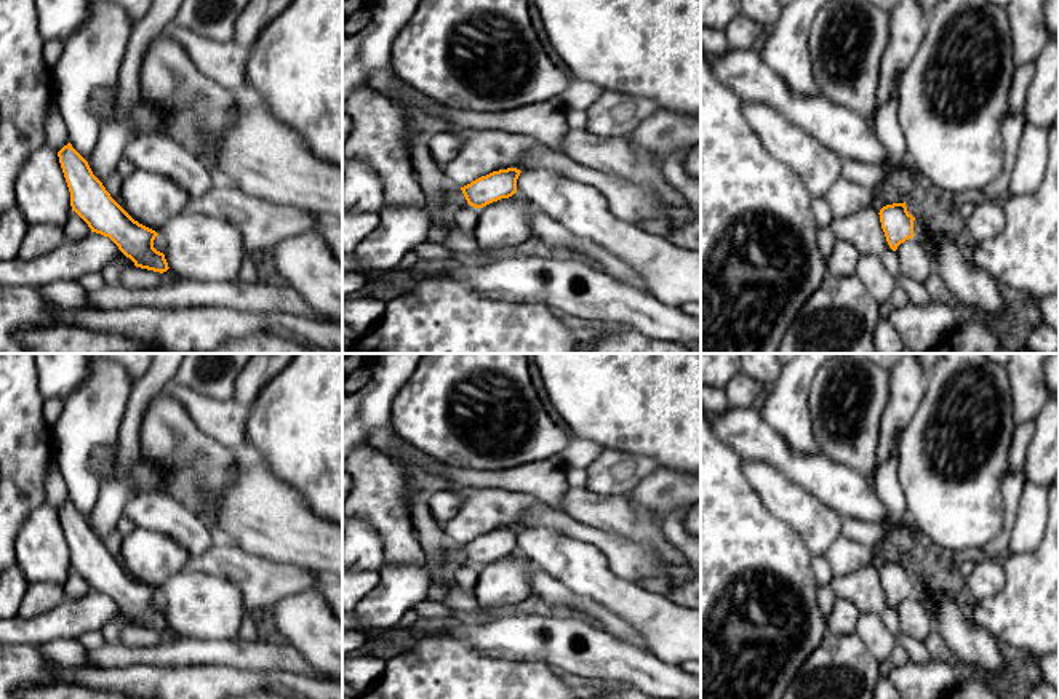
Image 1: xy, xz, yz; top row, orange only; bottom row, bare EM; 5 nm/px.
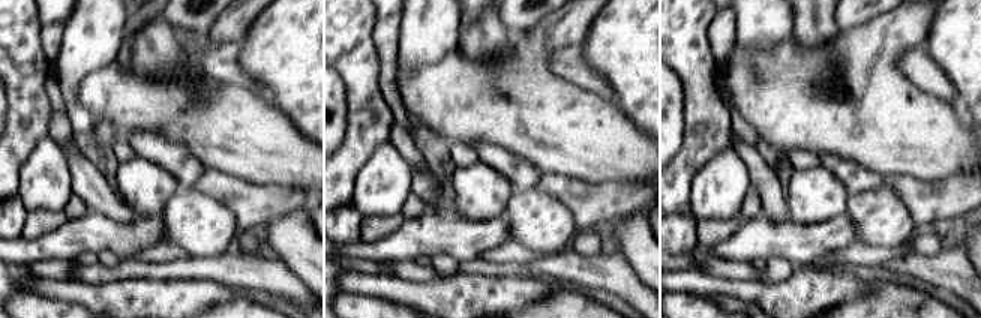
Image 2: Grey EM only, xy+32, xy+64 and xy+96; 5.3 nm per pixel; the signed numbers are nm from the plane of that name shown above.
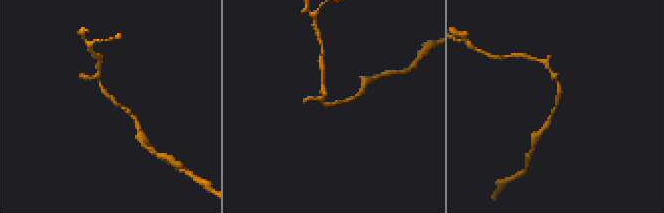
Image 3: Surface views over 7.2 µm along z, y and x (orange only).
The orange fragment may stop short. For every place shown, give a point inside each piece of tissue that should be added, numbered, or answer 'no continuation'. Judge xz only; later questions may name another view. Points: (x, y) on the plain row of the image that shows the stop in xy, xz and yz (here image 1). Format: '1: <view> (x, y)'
no continuation

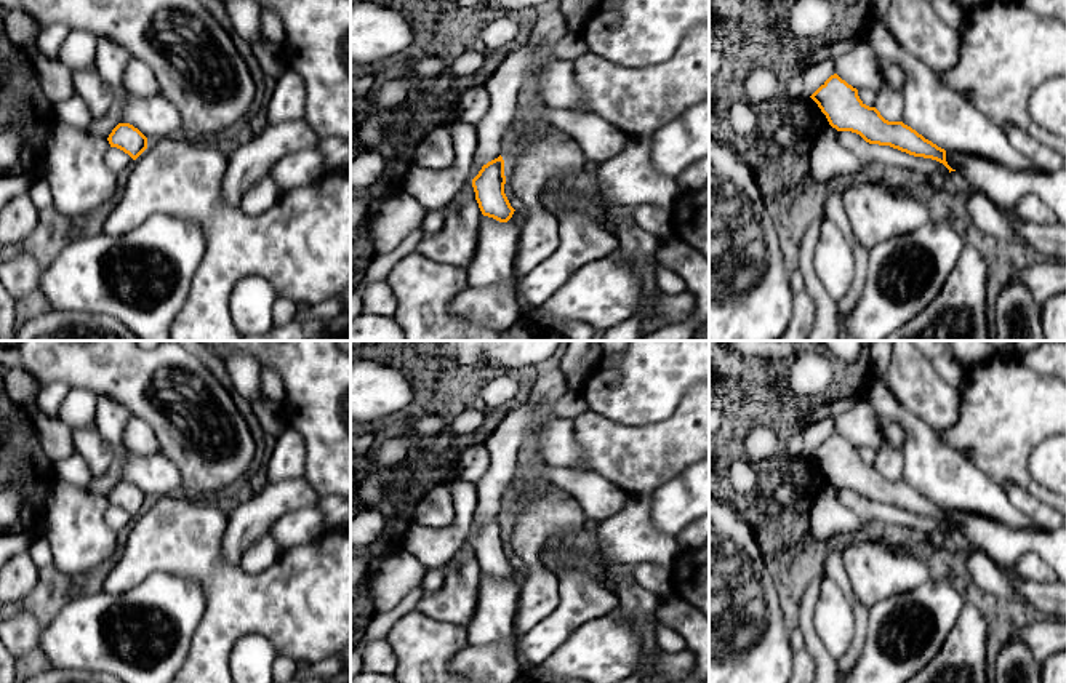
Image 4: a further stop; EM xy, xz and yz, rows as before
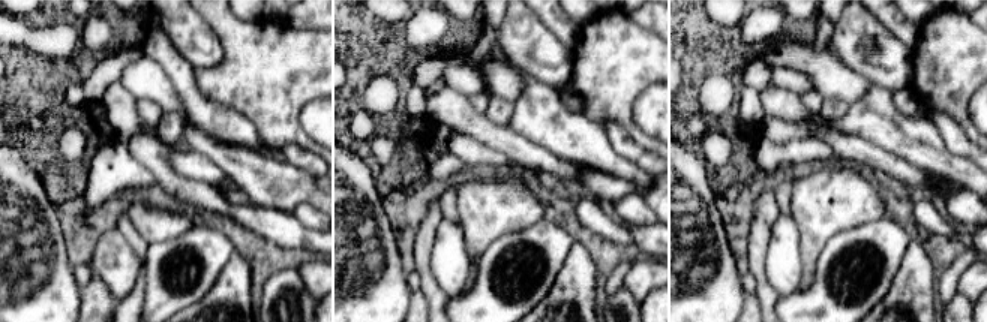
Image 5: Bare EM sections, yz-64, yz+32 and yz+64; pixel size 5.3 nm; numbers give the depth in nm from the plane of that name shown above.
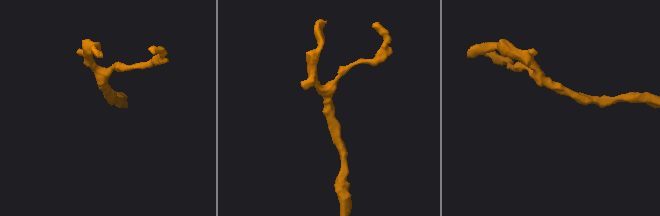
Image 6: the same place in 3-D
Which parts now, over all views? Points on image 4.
no continuation

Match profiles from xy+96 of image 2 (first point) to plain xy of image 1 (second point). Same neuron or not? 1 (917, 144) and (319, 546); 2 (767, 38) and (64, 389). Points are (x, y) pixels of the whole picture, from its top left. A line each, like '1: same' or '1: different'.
1: same
2: different

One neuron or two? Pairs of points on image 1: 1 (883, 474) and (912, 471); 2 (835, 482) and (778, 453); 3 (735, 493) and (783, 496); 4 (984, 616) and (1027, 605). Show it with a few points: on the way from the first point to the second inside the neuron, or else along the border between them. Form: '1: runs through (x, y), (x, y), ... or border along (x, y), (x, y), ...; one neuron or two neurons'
1: border along (895, 451), (896, 479), (907, 509); two neurons
2: runs through (821, 477), (811, 471), (792, 466); one neuron
3: border along (741, 459), (749, 485), (783, 520); two neurons
4: runs through (995, 615), (1016, 615); one neuron

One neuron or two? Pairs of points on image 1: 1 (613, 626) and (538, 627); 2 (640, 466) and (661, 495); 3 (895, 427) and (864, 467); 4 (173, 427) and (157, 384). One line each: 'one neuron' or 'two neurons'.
1: two neurons
2: two neurons
3: two neurons
4: two neurons

